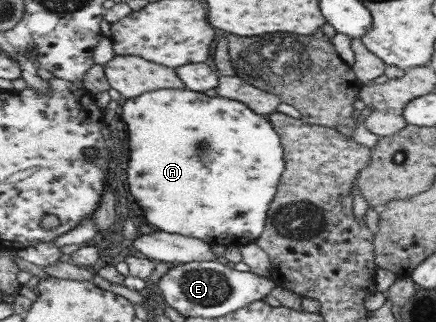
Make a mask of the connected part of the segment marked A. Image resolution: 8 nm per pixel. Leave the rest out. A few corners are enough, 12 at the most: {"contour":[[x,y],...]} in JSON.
{"contour":[[186,90],[127,99],[150,224],[264,232],[286,170],[267,114]]}

